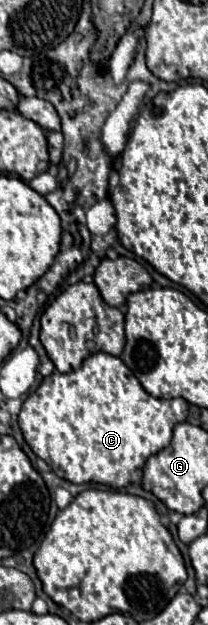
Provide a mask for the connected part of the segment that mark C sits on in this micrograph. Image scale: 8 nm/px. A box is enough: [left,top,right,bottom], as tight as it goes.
[18,353,188,489]

